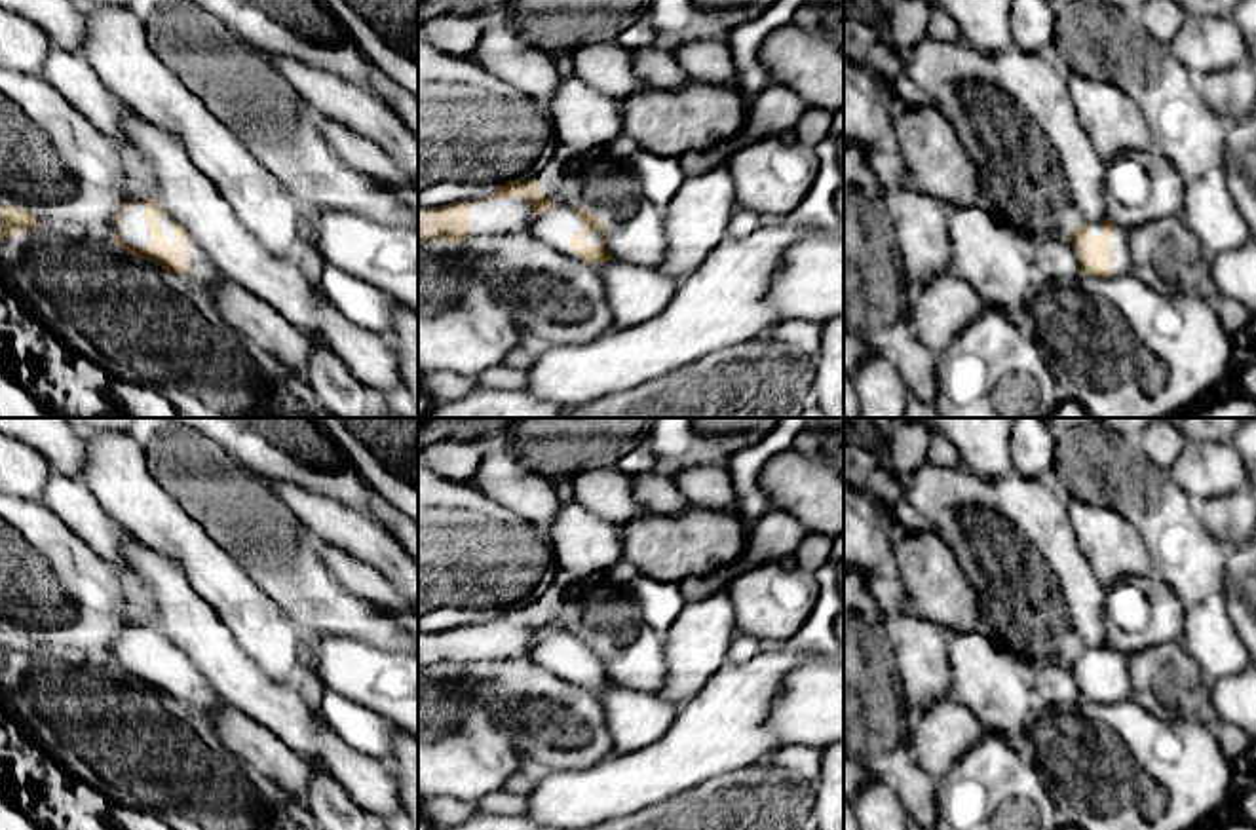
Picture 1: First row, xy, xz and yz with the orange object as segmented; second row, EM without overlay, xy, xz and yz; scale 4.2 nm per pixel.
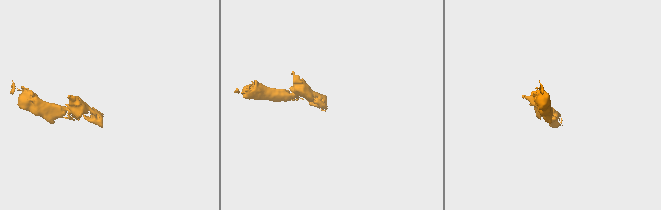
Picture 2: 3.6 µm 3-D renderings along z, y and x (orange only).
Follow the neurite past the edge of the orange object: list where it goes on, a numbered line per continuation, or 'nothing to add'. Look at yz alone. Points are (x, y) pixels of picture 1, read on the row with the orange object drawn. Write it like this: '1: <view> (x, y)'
1: yz (1055, 261)

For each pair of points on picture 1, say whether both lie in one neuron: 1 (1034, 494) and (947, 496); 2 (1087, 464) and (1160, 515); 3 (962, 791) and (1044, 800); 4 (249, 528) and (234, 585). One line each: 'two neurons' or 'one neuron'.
1: one neuron
2: one neuron
3: one neuron
4: two neurons

